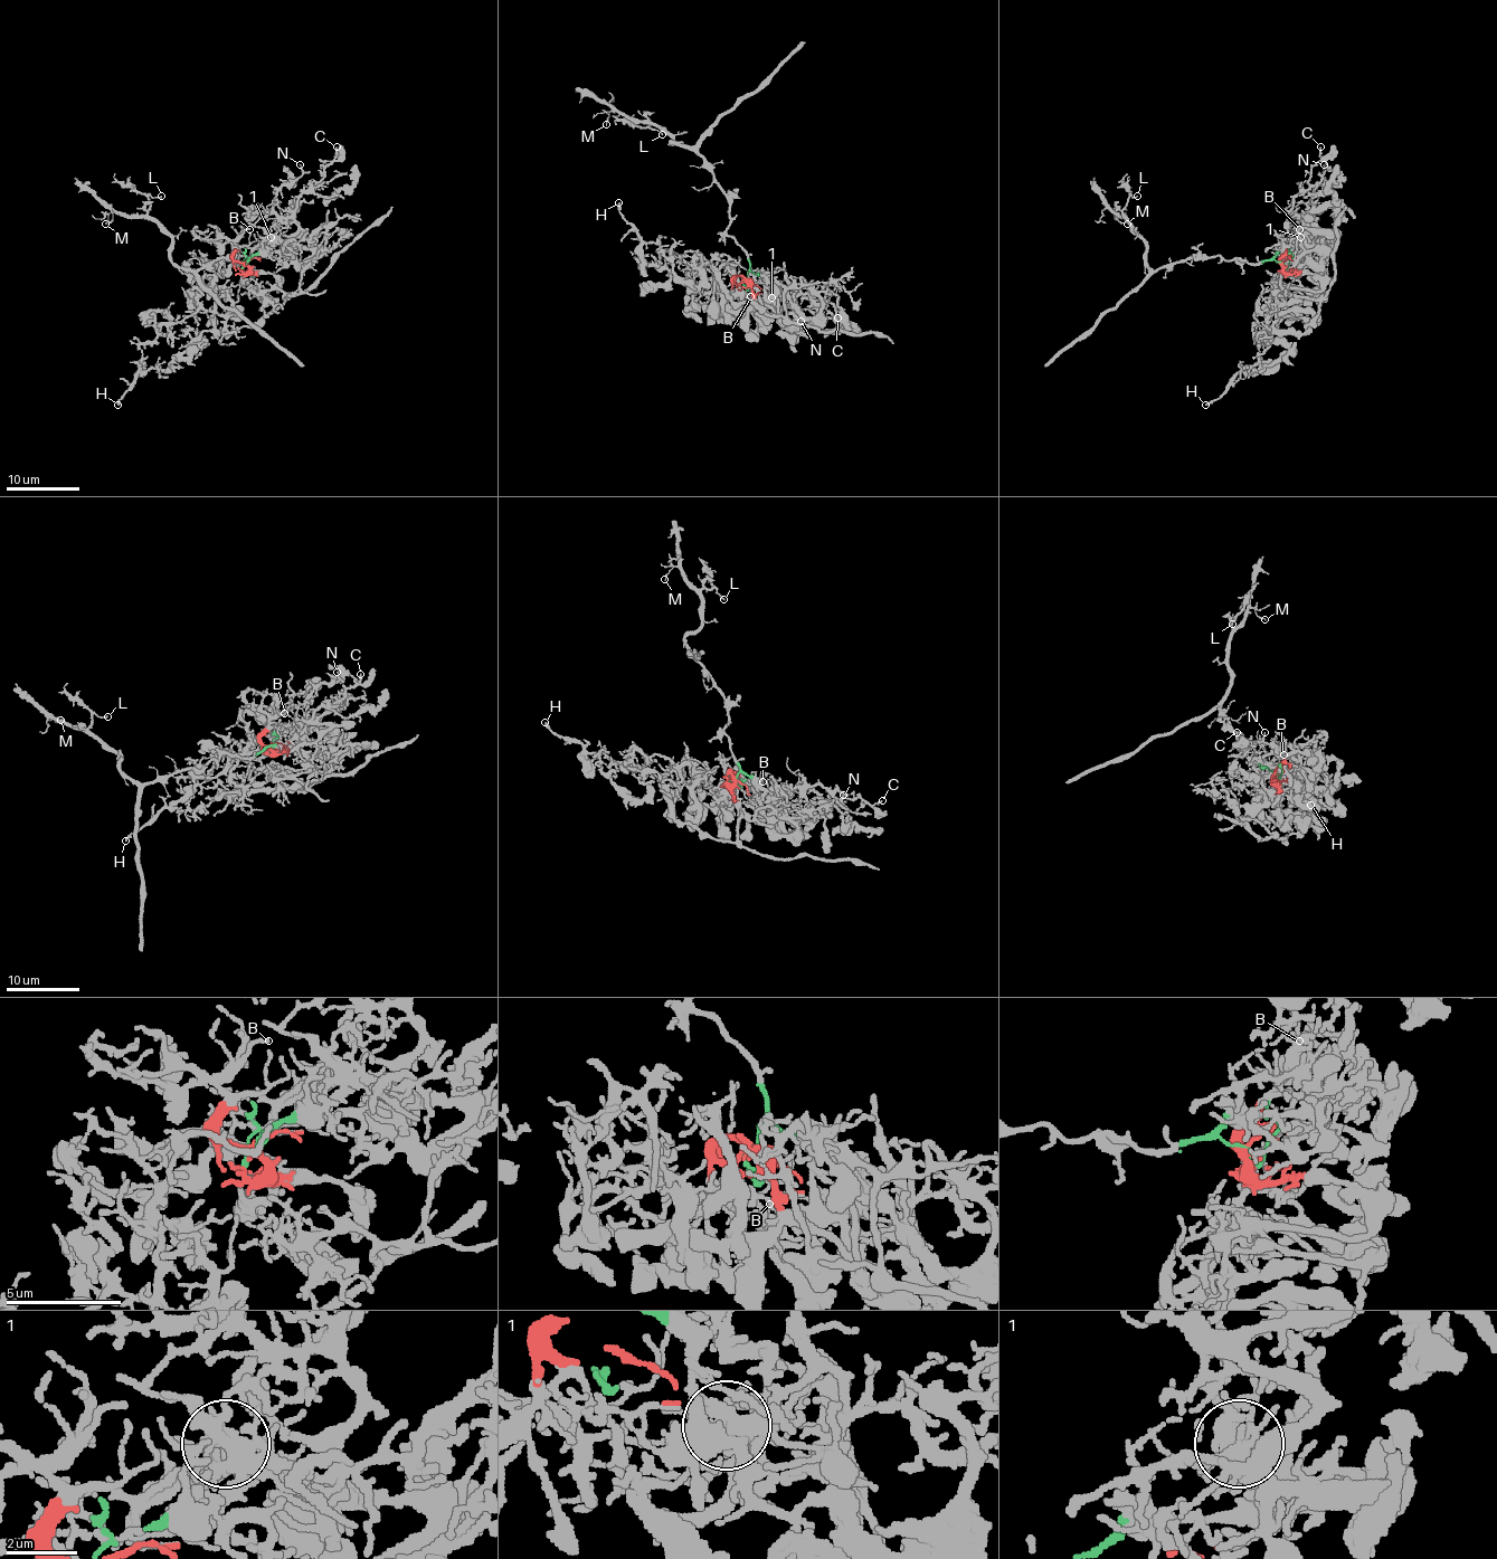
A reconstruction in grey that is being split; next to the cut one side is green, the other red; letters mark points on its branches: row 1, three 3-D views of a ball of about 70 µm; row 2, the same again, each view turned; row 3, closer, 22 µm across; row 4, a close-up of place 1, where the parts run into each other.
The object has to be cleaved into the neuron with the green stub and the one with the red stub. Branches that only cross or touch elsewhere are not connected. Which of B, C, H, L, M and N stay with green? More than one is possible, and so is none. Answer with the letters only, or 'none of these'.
L, M

